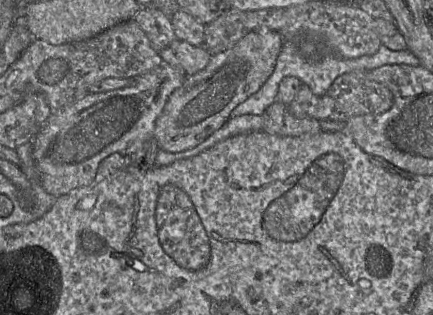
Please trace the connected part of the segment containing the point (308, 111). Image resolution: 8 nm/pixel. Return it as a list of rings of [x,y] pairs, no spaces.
[[[354,71],[337,77],[322,96],[313,94],[307,85],[301,84],[295,100],[288,105],[288,109],[293,116],[298,118],[333,120],[344,123],[354,116],[384,113],[392,106],[393,95],[385,85],[369,79],[368,72]]]

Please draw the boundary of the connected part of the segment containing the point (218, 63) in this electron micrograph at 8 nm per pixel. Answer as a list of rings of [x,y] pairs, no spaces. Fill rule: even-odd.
[[[272,30],[252,31],[232,48],[211,55],[207,66],[189,76],[168,98],[155,123],[154,139],[158,148],[177,153],[192,149],[221,128],[233,109],[258,91],[271,75],[283,39]]]

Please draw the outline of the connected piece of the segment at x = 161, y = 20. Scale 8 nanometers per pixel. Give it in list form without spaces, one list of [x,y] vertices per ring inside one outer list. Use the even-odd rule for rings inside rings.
[[[151,5],[141,7],[133,19],[144,31],[151,46],[157,52],[177,39],[170,18]]]

